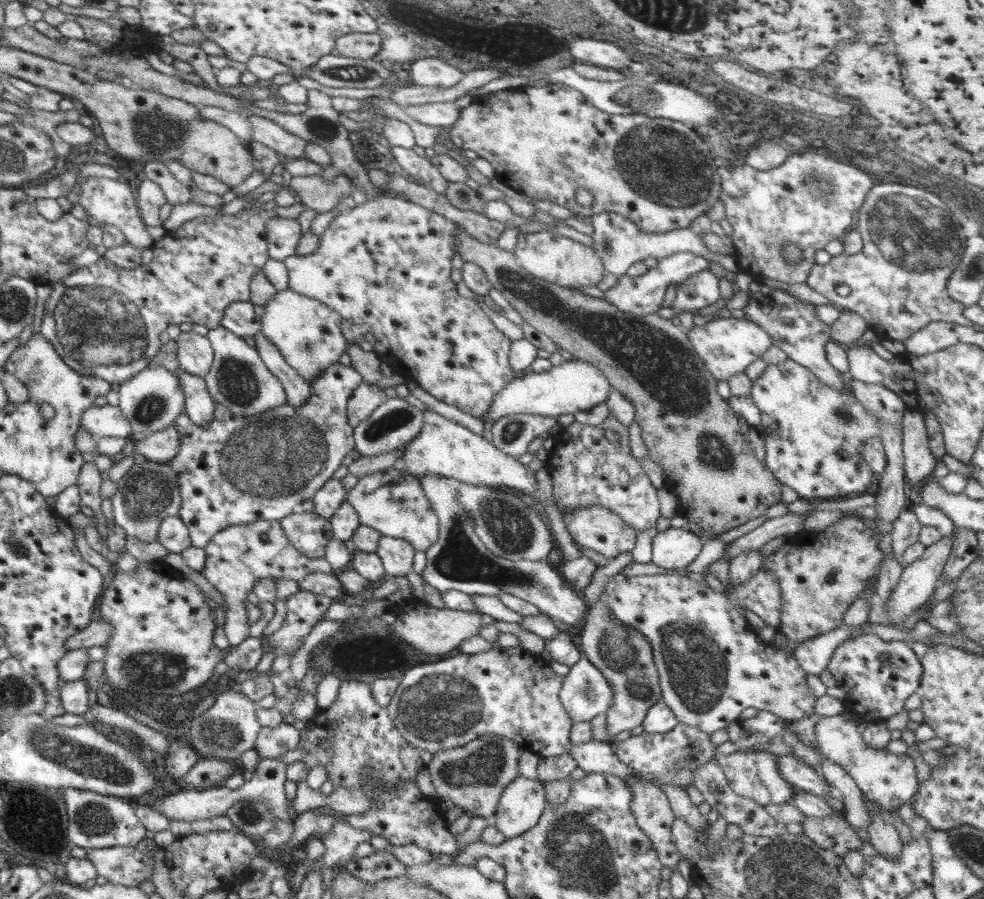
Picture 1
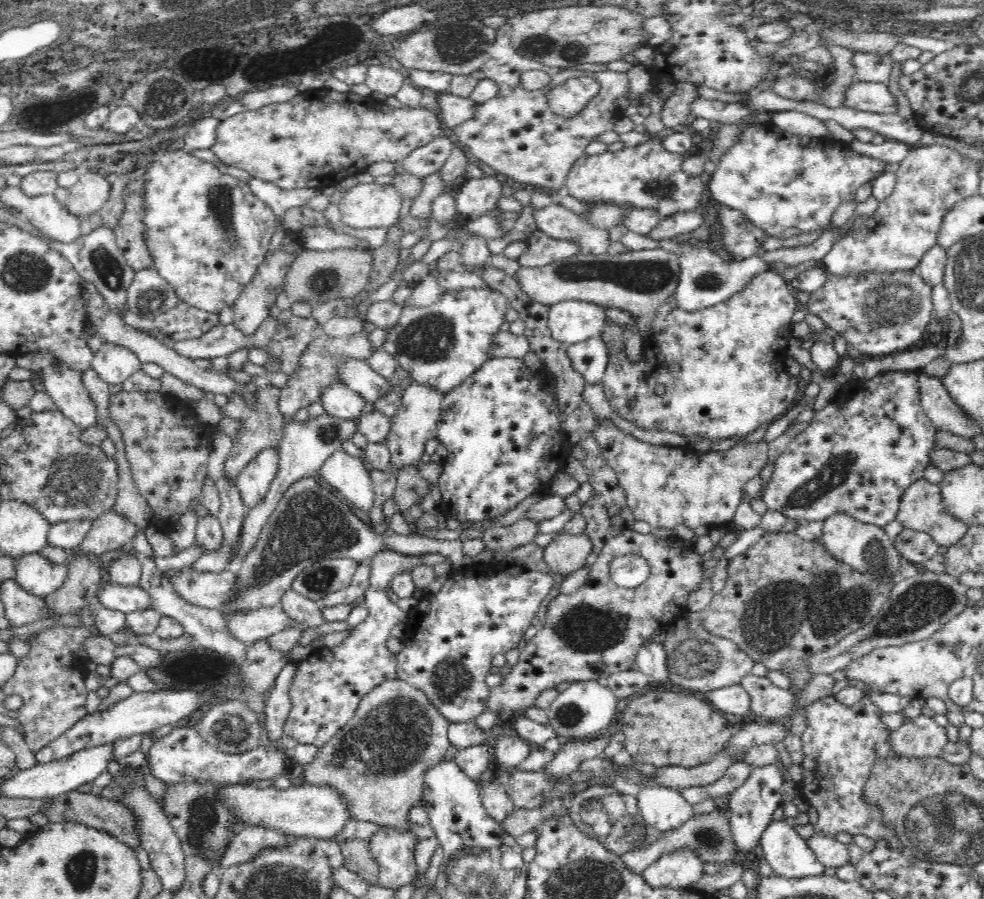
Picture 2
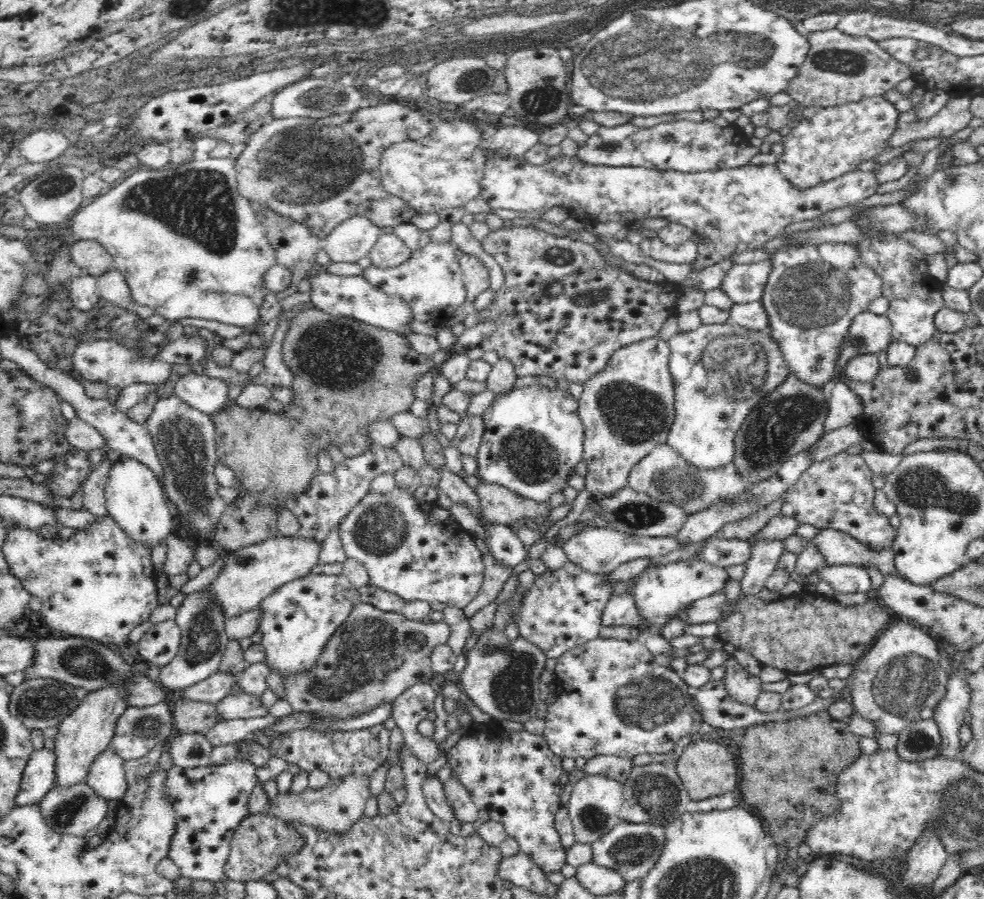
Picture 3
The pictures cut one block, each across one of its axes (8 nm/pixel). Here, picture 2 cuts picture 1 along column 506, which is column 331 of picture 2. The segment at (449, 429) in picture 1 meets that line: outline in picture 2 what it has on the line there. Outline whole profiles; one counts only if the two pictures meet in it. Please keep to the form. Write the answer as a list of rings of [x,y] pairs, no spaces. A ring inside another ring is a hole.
[[[338,450],[322,464],[318,475],[323,476],[332,490],[354,508],[370,513],[374,506],[374,487],[363,460]]]

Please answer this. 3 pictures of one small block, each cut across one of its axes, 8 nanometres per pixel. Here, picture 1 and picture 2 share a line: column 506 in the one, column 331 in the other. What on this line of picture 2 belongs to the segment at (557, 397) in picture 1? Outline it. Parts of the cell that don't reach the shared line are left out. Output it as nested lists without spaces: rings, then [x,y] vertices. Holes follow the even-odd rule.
[[[340,381],[322,391],[321,404],[330,416],[352,420],[362,416],[365,400]]]

